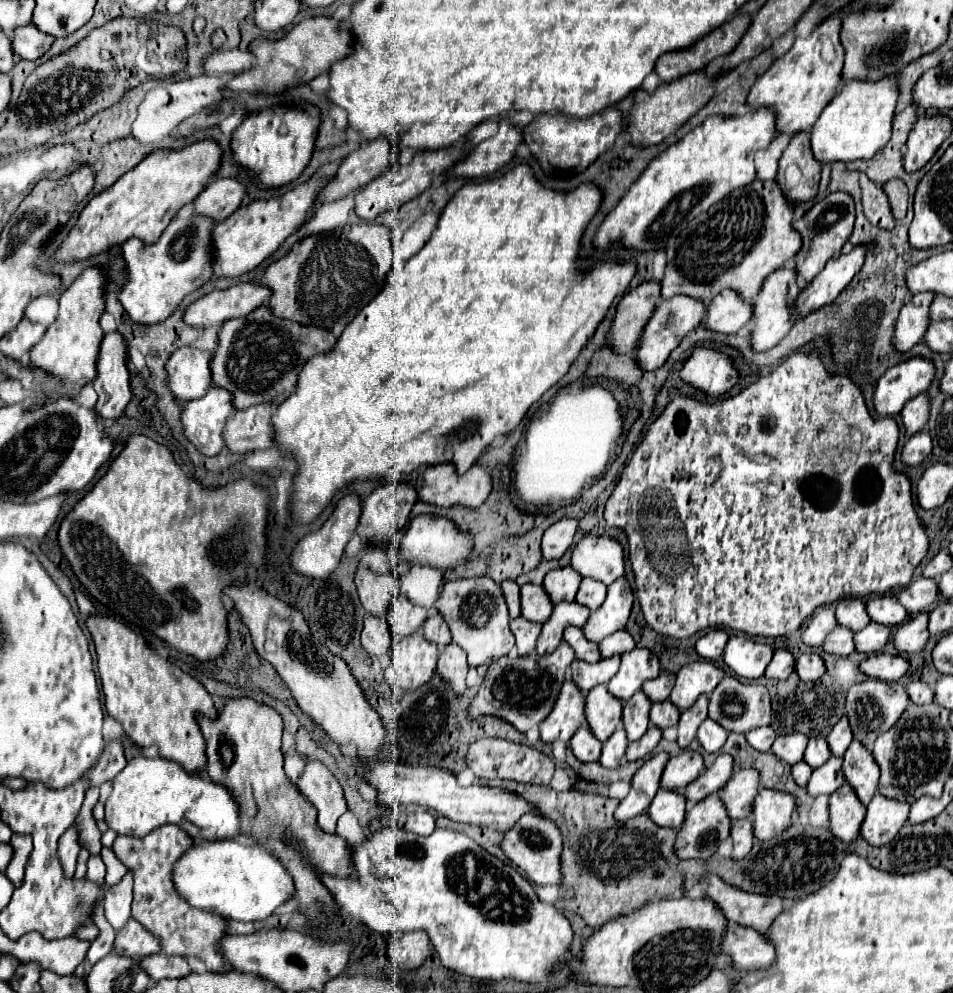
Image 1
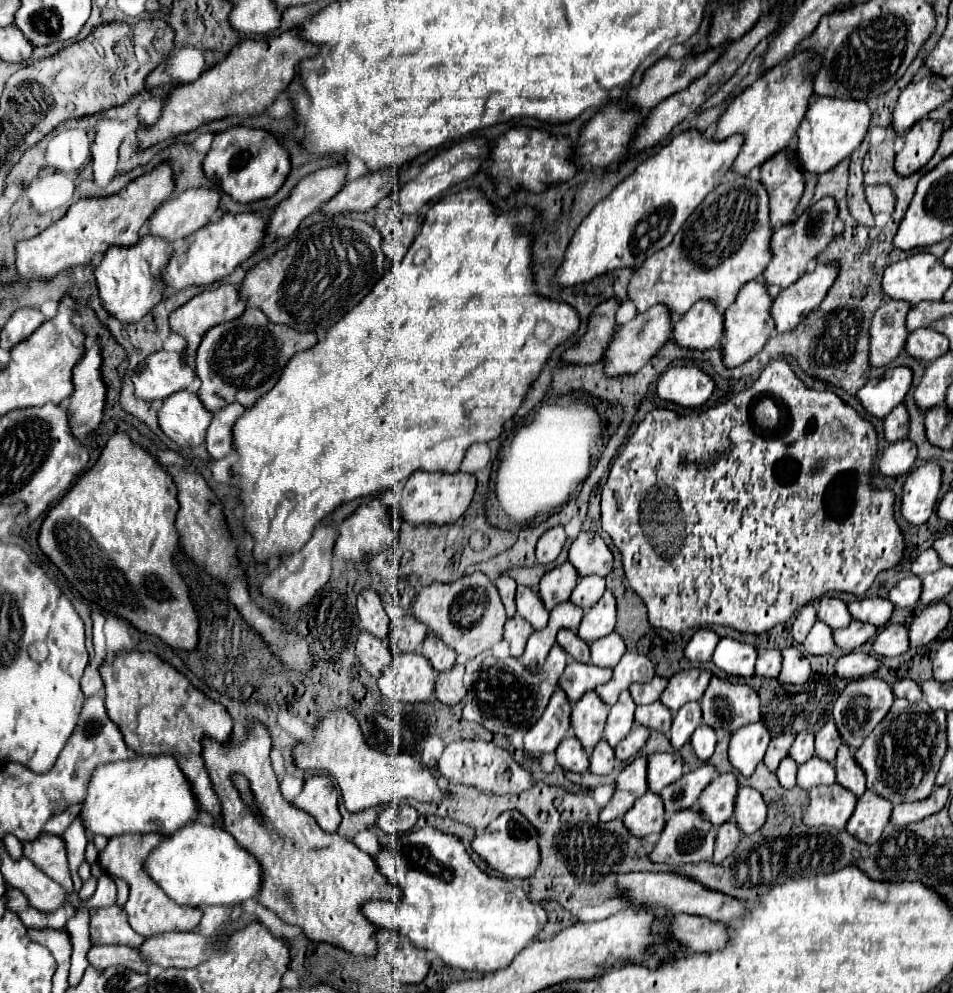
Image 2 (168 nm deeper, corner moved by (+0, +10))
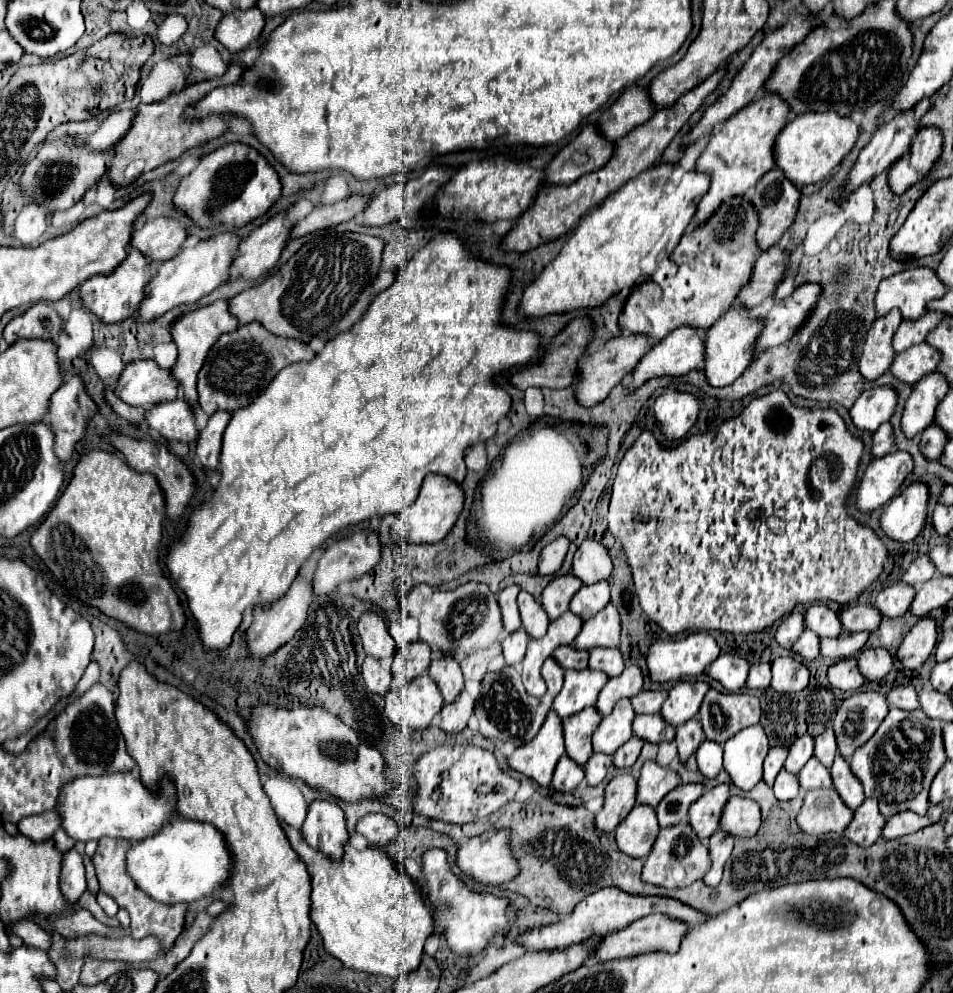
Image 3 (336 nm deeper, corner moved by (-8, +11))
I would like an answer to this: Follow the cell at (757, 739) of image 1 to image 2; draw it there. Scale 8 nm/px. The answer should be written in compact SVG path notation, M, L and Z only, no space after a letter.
M756 722L752 726L742 726L732 734L728 756L732 766L742 774L750 776L756 768L756 764L764 758L766 748L770 742L770 732L764 728L762 722Z

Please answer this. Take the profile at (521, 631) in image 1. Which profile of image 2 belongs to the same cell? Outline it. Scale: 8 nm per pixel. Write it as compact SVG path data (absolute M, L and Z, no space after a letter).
M516 614L514 618L508 618L506 620L506 626L504 626L504 638L508 640L510 644L510 654L520 658L524 654L524 646L526 646L526 640L528 636L532 634L532 626L528 626L528 622L524 622L524 618L520 618L520 614Z

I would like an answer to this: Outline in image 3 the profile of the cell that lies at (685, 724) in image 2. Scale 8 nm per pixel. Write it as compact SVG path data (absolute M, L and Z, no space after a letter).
M690 719L684 725L676 727L676 745L678 745L678 757L682 763L686 763L698 749L698 745L704 741L704 733L700 729L698 719Z

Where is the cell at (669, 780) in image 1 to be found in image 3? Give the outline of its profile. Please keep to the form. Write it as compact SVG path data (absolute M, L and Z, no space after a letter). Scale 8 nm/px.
M646 761L636 789L636 805L650 805L656 807L668 791L672 791L680 783L678 773L670 769L662 769L656 761Z

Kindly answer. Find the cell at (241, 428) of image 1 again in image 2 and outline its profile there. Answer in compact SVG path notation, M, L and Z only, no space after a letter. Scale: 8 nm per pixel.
M232 402L214 414L206 436L206 448L214 460L220 460L232 452L232 426L236 424L236 418L244 414L244 410L246 408L240 402Z

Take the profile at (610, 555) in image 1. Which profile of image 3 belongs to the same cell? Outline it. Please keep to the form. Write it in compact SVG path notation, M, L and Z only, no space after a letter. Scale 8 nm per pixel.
M586 539L574 555L572 575L582 579L584 585L592 585L608 579L610 571L612 571L612 561L608 551L600 543Z

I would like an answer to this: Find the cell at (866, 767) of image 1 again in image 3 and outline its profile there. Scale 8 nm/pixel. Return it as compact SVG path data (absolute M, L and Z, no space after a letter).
M838 755L830 767L830 773L832 773L834 789L840 793L840 799L844 801L844 805L848 805L850 809L856 809L864 801L864 791L860 781L856 781L856 777L852 775L846 759Z

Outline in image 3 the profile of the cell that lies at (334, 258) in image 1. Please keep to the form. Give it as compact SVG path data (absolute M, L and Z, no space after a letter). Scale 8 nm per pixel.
M328 231L318 235L302 245L278 273L230 299L230 313L240 325L258 321L278 337L304 343L310 343L312 337L328 341L350 329L368 309L372 285L378 277L382 247L384 243L378 237L362 233Z

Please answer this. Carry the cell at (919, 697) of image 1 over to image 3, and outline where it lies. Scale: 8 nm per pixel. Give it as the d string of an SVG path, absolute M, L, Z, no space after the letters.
M896 687L886 695L886 701L890 707L898 707L904 711L918 709L918 693L912 687Z

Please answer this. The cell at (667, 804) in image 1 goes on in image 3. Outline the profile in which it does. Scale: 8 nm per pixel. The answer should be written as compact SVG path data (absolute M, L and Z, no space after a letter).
M636 805L616 827L614 835L622 853L634 859L644 859L650 853L658 831L660 827L654 809L648 805Z

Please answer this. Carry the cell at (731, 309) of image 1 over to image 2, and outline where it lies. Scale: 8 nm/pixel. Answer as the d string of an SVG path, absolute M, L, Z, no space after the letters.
M696 302L692 310L674 324L674 340L680 346L708 350L720 344L724 336L724 314L714 302Z

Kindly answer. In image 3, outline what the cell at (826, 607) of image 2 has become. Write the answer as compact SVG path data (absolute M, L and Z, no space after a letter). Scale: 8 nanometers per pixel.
M812 605L804 613L806 629L812 629L820 637L838 637L842 631L838 615L826 605Z

